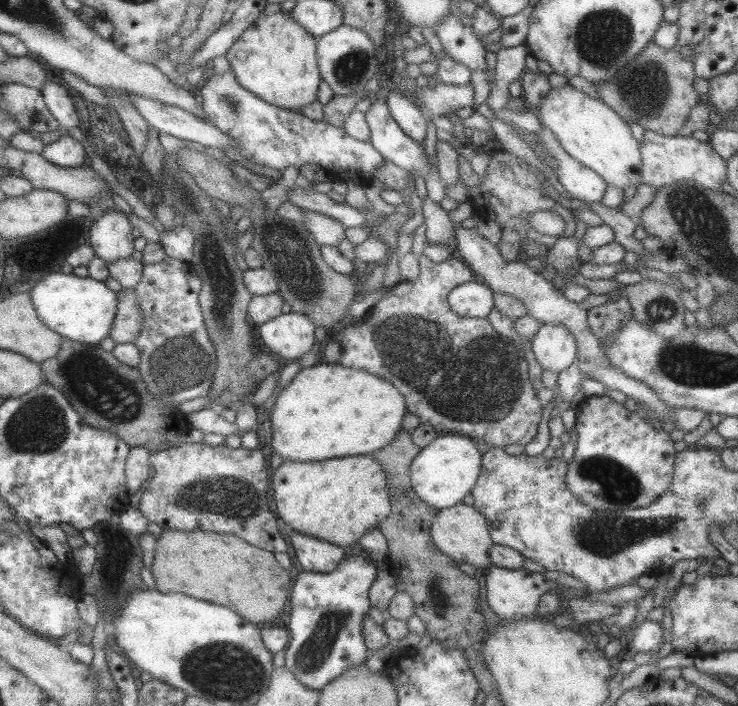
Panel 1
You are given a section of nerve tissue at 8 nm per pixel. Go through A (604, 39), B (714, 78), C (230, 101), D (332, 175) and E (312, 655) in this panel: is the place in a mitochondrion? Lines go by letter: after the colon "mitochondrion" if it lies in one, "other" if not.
A: mitochondrion
B: other
C: mitochondrion
D: other
E: mitochondrion

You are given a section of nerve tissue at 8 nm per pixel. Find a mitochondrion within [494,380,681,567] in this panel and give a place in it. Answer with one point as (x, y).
(618, 485)

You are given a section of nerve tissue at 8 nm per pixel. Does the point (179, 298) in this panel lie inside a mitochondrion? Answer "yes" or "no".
no

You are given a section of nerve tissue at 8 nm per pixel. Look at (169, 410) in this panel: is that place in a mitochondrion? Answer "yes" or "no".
yes

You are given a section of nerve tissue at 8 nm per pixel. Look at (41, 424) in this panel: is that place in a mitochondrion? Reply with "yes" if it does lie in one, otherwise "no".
yes

